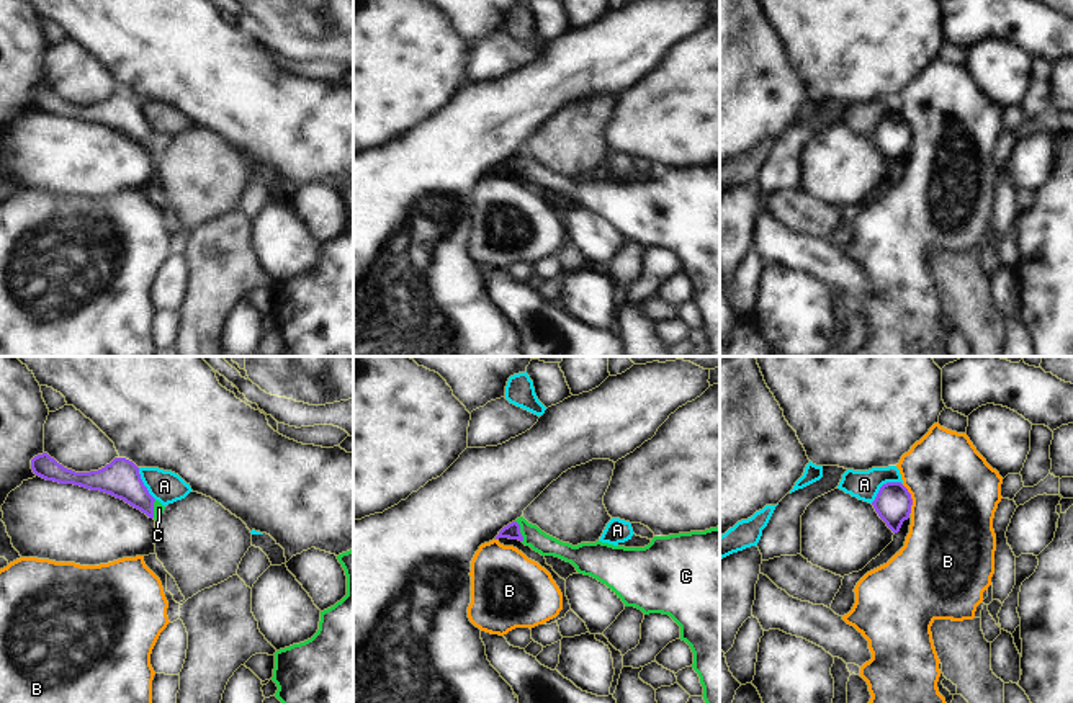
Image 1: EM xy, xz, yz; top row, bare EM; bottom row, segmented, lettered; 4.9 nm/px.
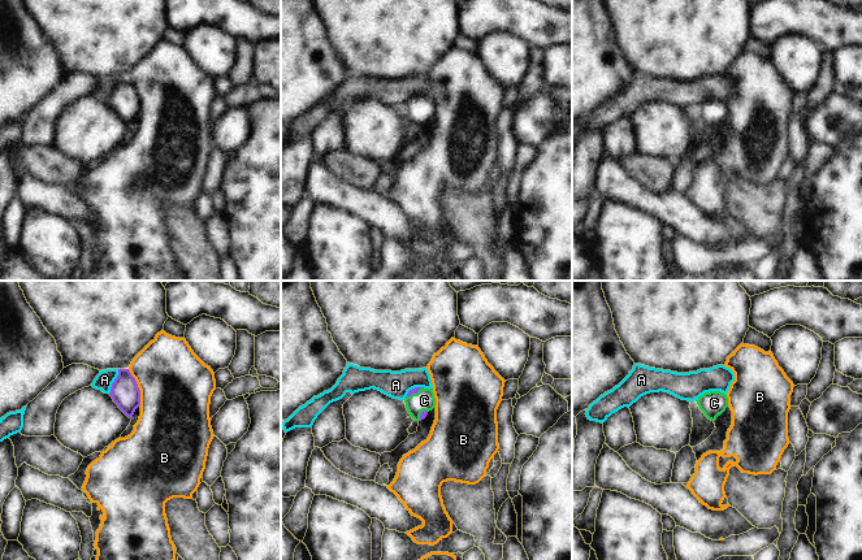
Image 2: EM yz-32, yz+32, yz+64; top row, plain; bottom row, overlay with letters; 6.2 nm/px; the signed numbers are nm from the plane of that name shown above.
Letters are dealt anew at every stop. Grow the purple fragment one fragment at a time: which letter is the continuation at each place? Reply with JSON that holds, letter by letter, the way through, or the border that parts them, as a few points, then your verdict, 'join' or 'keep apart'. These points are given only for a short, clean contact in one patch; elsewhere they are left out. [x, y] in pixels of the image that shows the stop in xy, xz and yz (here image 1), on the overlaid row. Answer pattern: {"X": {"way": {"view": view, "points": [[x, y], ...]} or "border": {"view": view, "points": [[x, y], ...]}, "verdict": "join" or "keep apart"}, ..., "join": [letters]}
{"A": {"border": {"view": "yz", "points": [[902, 483], [885, 483], [870, 502]]}, "verdict": "keep apart"}, "B": {"border": {"view": "yz", "points": [[902, 484], [910, 494], [911, 512]]}, "verdict": "keep apart"}, "C": {"way": {"view": "xz", "points": [[512, 530], [519, 532], [534, 537]]}, "verdict": "join"}, "join": ["C"]}

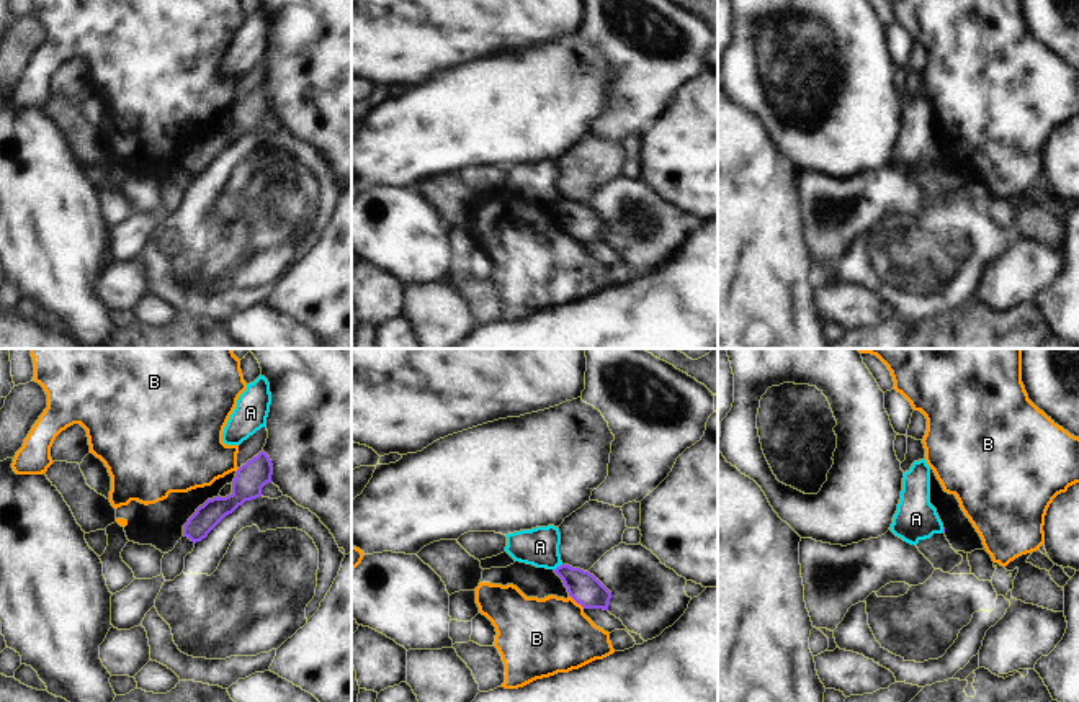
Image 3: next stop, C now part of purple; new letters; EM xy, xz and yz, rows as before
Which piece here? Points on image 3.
{"A": {"verdict": "keep apart"}, "B": {"verdict": "keep apart"}, "join": []}

